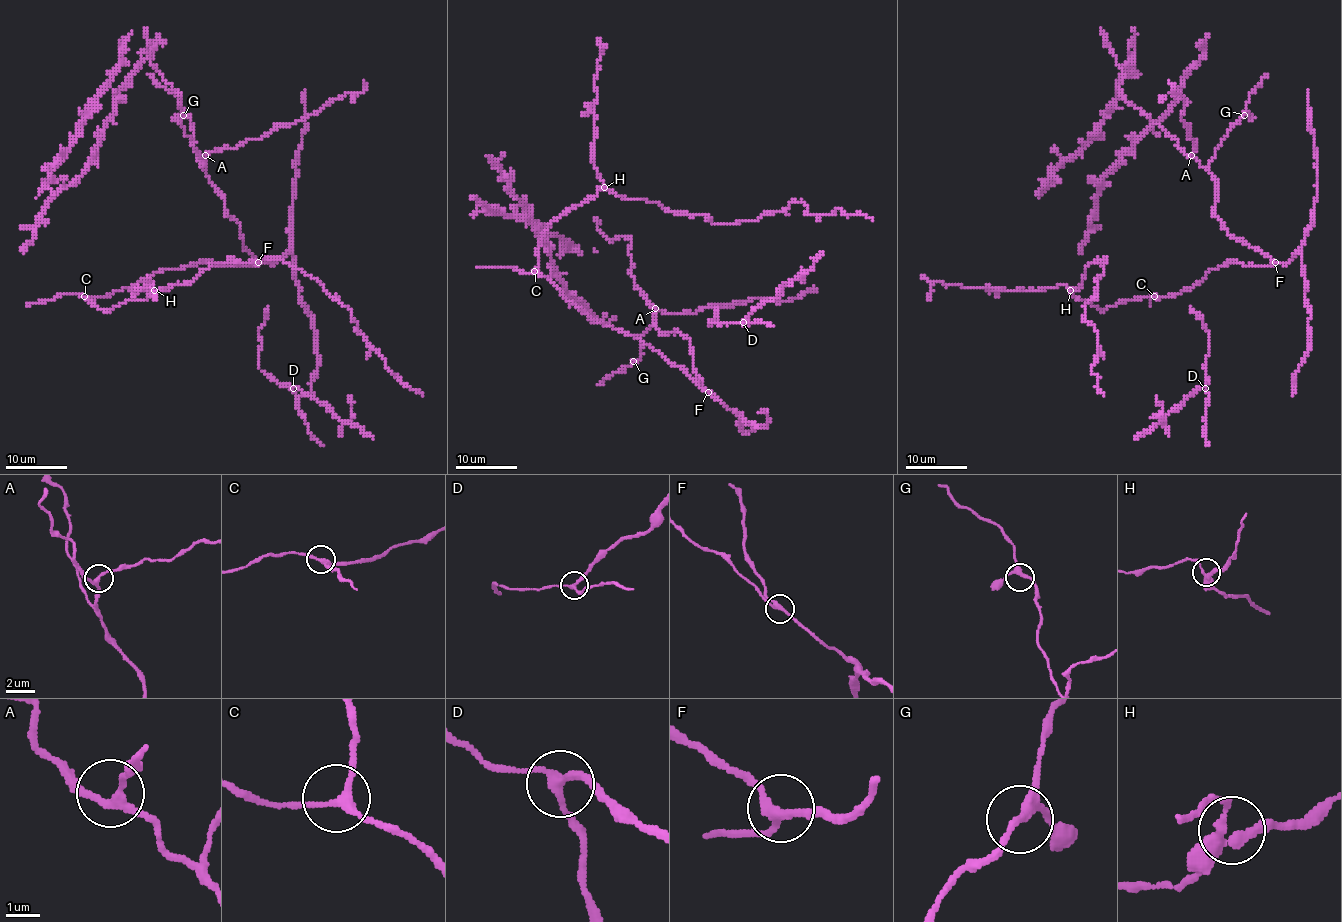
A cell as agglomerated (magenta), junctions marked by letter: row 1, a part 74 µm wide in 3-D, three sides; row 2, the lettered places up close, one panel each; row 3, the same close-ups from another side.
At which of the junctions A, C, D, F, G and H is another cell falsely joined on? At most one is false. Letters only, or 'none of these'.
D

